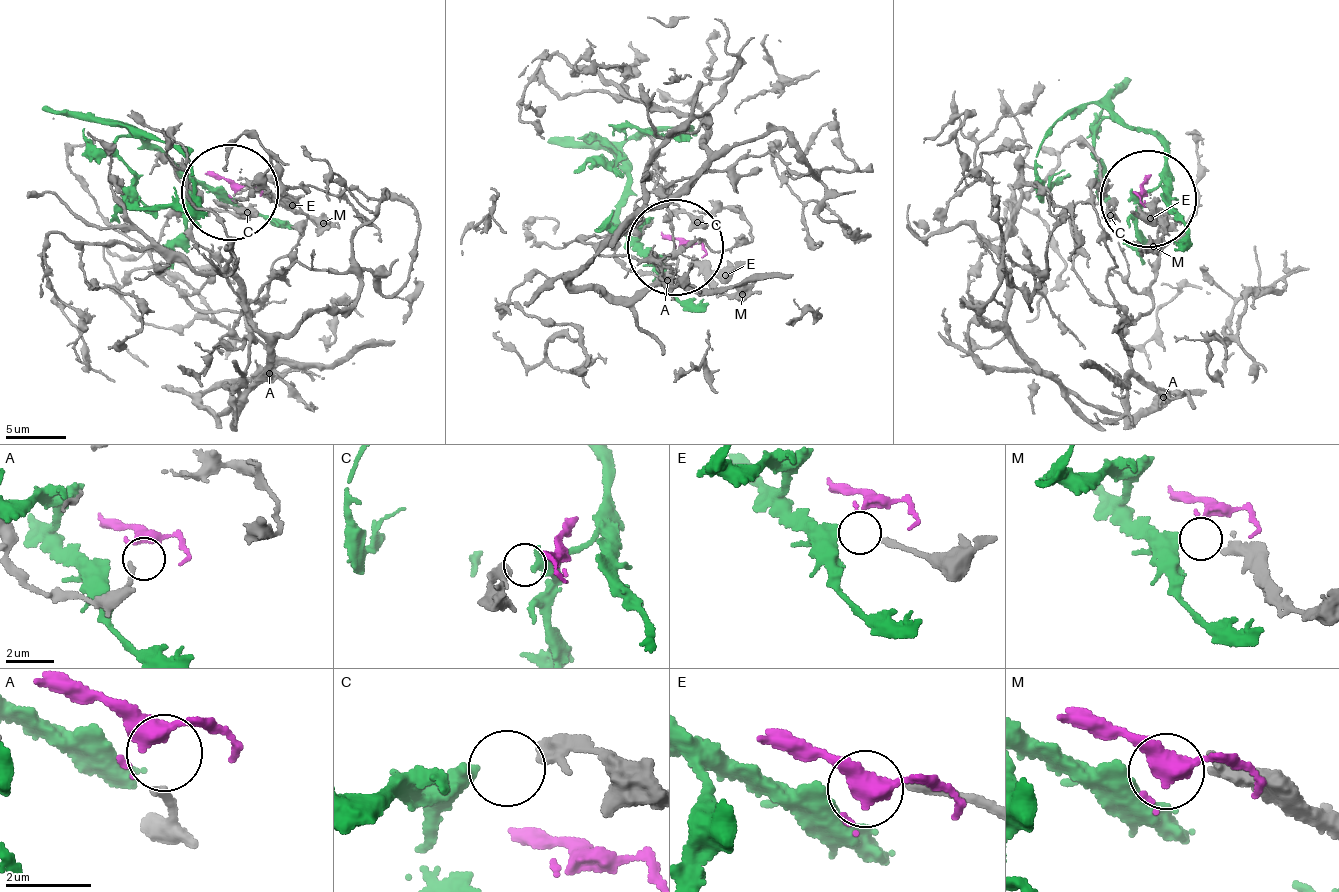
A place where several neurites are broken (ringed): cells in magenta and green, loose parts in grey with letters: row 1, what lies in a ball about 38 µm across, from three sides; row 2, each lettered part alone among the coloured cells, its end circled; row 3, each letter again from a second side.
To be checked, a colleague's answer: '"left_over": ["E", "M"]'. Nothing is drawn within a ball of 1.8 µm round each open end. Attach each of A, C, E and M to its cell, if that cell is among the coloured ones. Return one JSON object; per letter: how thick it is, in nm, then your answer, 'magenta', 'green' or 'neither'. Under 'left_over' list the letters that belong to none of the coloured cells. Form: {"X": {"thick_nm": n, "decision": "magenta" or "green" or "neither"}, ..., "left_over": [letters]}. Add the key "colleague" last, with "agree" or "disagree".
{"A": {"thick_nm": 200, "decision": "magenta"}, "C": {"thick_nm": 240, "decision": "green"}, "E": {"thick_nm": 220, "decision": "neither"}, "M": {"thick_nm": 240, "decision": "neither"}, "left_over": ["E", "M"], "colleague": "agree"}

